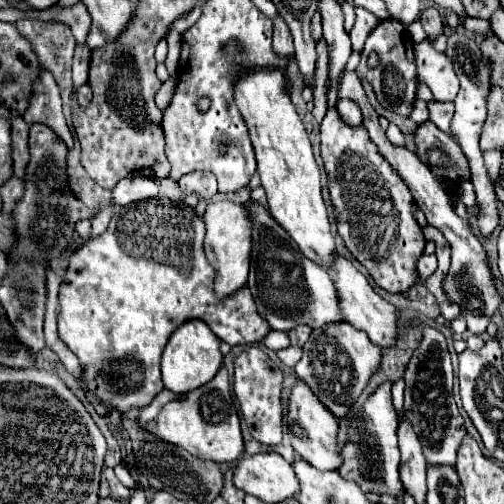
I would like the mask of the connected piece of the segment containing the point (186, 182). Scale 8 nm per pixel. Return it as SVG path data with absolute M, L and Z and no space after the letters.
M210 171L188 173L178 183L180 183L184 193L196 193L196 195L200 195L204 199L208 199L208 197L218 193L218 189L216 189L216 177Z

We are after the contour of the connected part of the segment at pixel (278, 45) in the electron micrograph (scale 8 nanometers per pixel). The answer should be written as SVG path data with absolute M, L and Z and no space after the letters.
M280 15L274 19L274 51L280 55L292 55L294 53L290 29Z

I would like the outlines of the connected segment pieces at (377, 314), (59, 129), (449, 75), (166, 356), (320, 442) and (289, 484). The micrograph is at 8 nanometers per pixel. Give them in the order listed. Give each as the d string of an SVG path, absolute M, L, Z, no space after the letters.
M336 257L334 267L330 269L330 277L338 289L338 297L340 297L340 307L342 307L342 315L346 319L346 323L350 323L352 327L368 333L370 341L382 349L390 349L396 345L396 337L398 337L398 309L384 301L378 293L374 293L374 289L370 287L368 279L354 269L354 265L344 259L344 257Z
M44 69L40 71L40 77L34 83L34 97L30 99L30 107L26 111L26 123L32 125L34 121L42 121L42 125L50 125L50 129L56 131L58 137L62 135L62 141L69 148L73 147L74 139L64 121L58 85L52 73Z
M428 41L416 45L414 51L416 51L418 81L428 85L438 101L454 101L460 83L450 59L444 53L438 53Z
M194 319L194 321L186 321L184 325L180 325L164 353L162 353L162 381L164 381L164 387L174 391L176 395L186 395L202 385L206 385L208 381L214 379L214 375L218 373L218 369L222 367L222 351L220 351L220 339L212 333L212 329Z
M296 381L290 395L288 409L288 433L292 439L292 447L296 453L308 461L312 467L320 471L338 471L342 465L342 449L338 445L338 421L330 415L330 411L318 401L318 397L310 391L310 387L302 381Z
M276 453L242 457L234 473L234 485L268 503L294 499L300 493L292 465Z

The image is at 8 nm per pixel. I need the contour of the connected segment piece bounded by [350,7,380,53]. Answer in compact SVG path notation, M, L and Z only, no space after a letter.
M356 7L356 21L354 21L354 27L352 27L352 31L350 31L350 39L352 39L352 49L354 51L362 51L362 47L364 47L364 41L366 41L366 37L370 35L370 31L378 25L380 21L370 13L370 11L366 11L366 9L362 9L362 7Z

